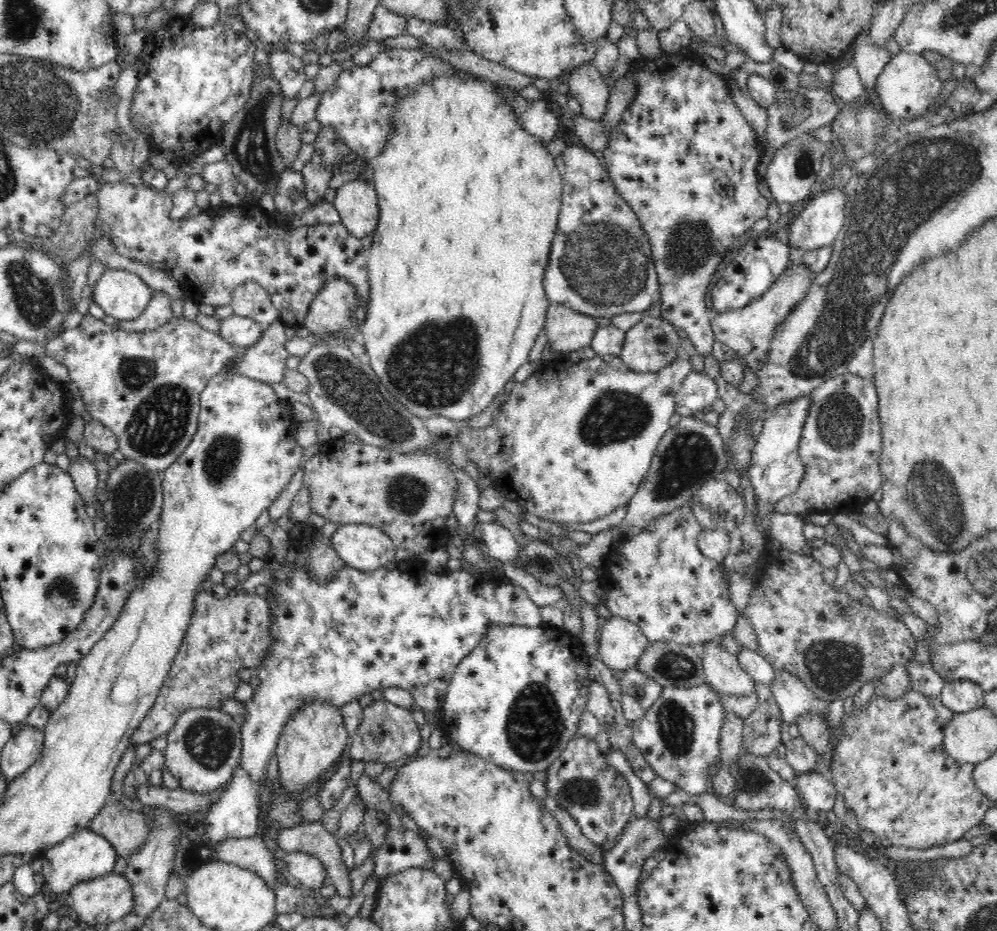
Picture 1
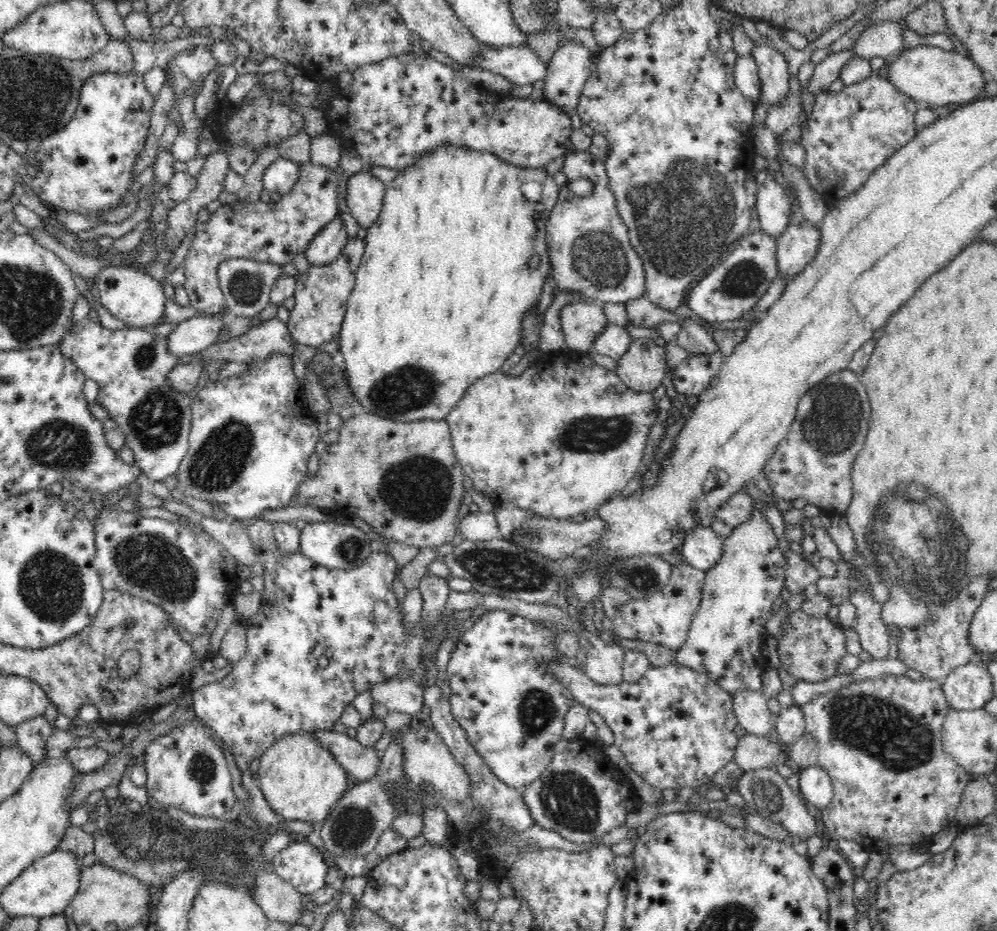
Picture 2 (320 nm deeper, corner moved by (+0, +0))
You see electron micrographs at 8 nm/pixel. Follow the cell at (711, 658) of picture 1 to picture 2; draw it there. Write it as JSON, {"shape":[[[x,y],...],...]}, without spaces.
{"shape":[[[761,690],[738,692],[736,697],[733,697],[733,710],[739,726],[750,735],[768,737],[775,730],[777,720]]]}

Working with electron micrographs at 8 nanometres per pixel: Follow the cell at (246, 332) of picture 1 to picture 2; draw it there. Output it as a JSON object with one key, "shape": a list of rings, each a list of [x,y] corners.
{"shape":[[[214,316],[191,317],[181,321],[167,336],[168,353],[181,357],[206,350],[208,346],[222,341],[220,329],[226,326],[221,318]]]}

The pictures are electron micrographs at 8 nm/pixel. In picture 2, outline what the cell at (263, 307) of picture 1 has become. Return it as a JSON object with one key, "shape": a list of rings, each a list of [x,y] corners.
{"shape":[[[248,258],[224,259],[218,268],[218,283],[226,299],[225,308],[236,316],[254,316],[269,303],[271,290],[280,276],[290,276],[290,268],[277,264],[258,262]]]}

